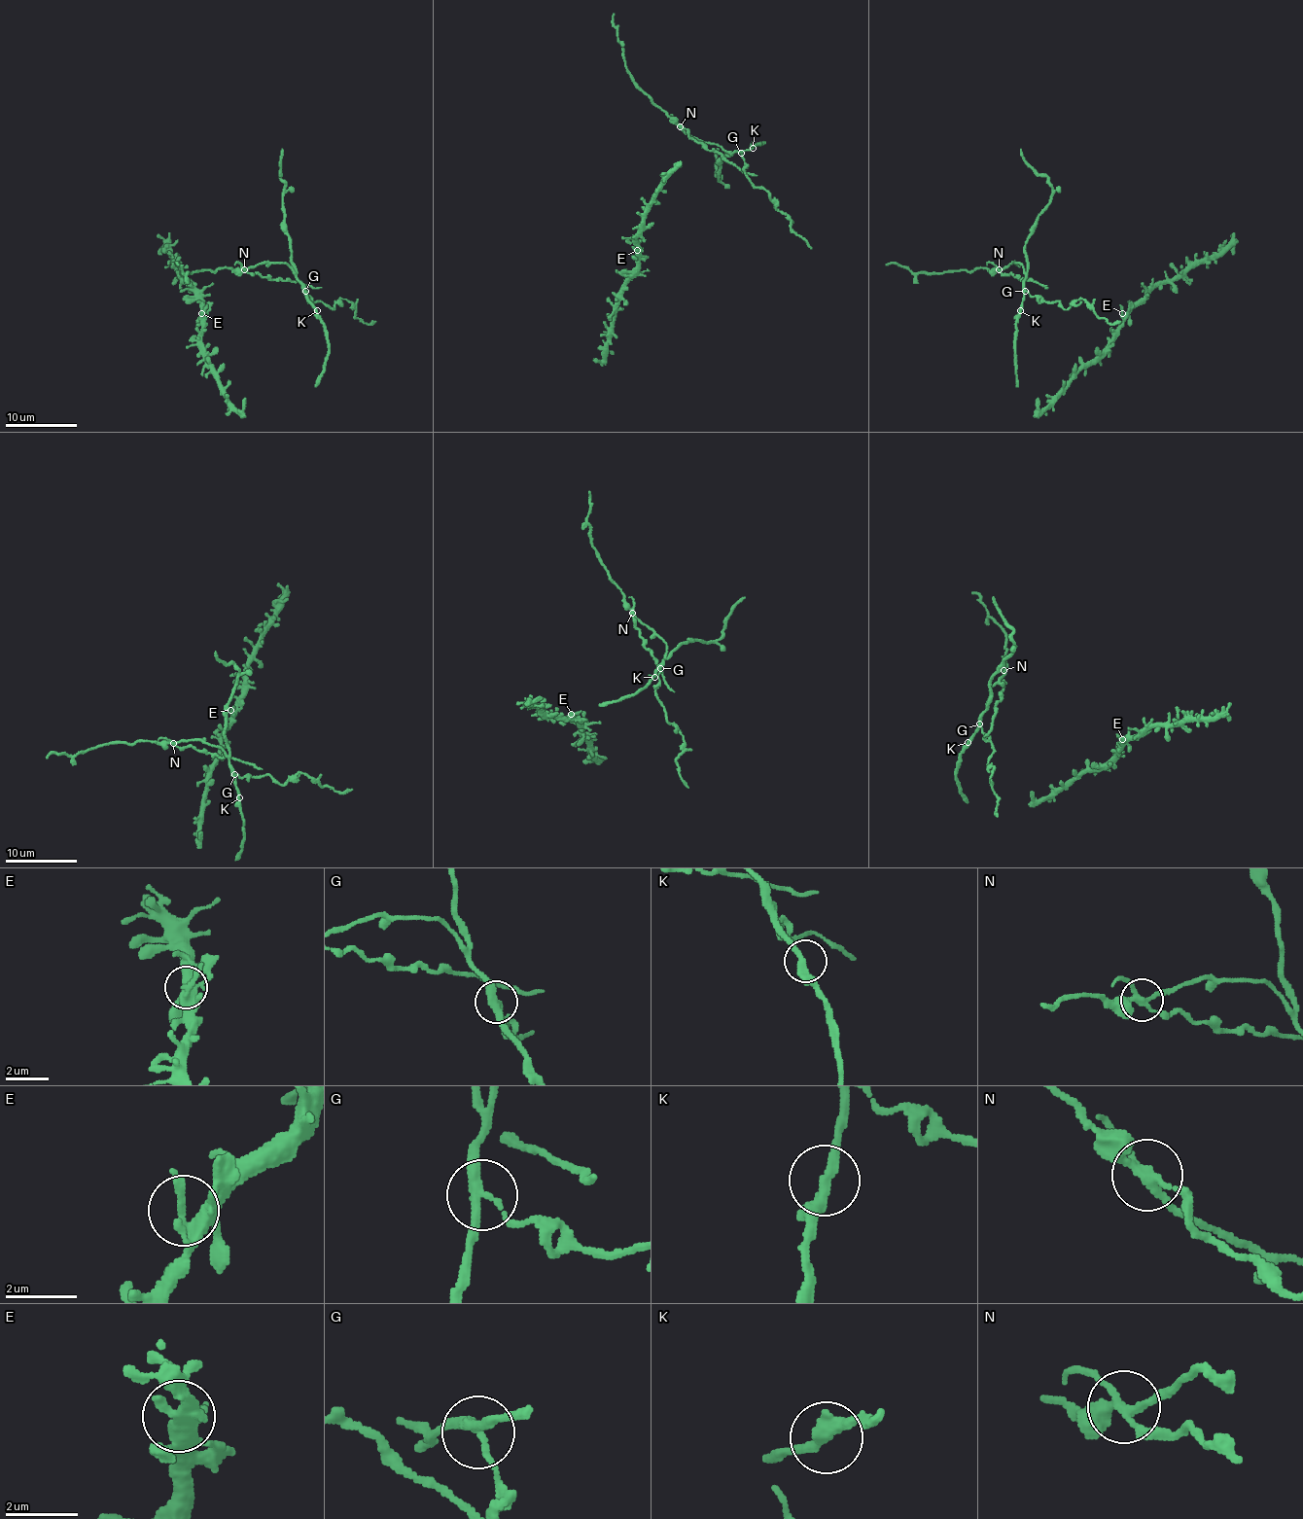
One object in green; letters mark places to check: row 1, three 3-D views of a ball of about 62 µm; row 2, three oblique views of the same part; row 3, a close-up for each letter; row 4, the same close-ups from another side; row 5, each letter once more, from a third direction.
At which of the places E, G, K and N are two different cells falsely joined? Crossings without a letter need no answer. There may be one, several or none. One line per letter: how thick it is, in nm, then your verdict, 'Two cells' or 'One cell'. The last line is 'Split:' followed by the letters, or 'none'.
E: Thickness 280 nm. One cell
G: Thickness 280 nm. Two cells
K: Thickness 320 nm. One cell
N: Thickness 240 nm. Two cells
Split: G, N

